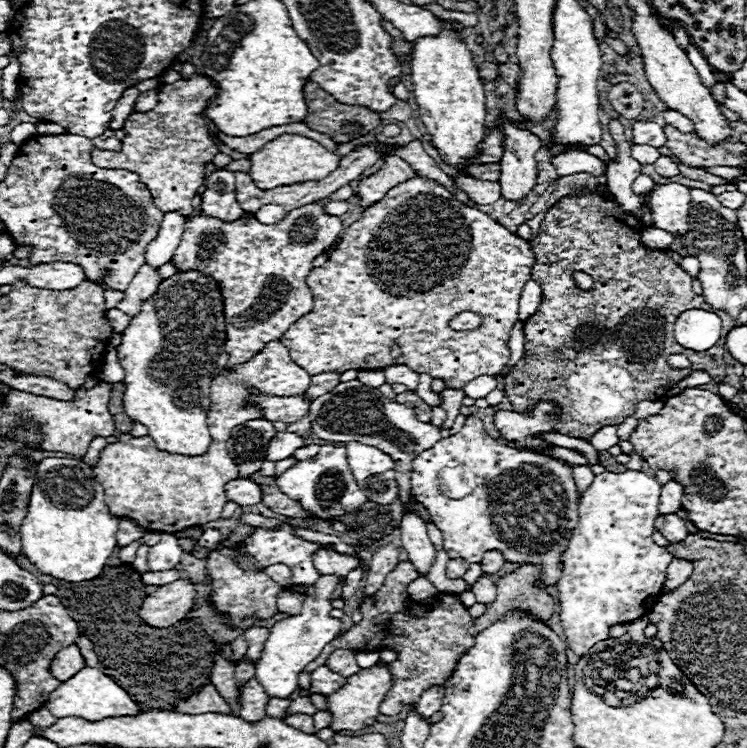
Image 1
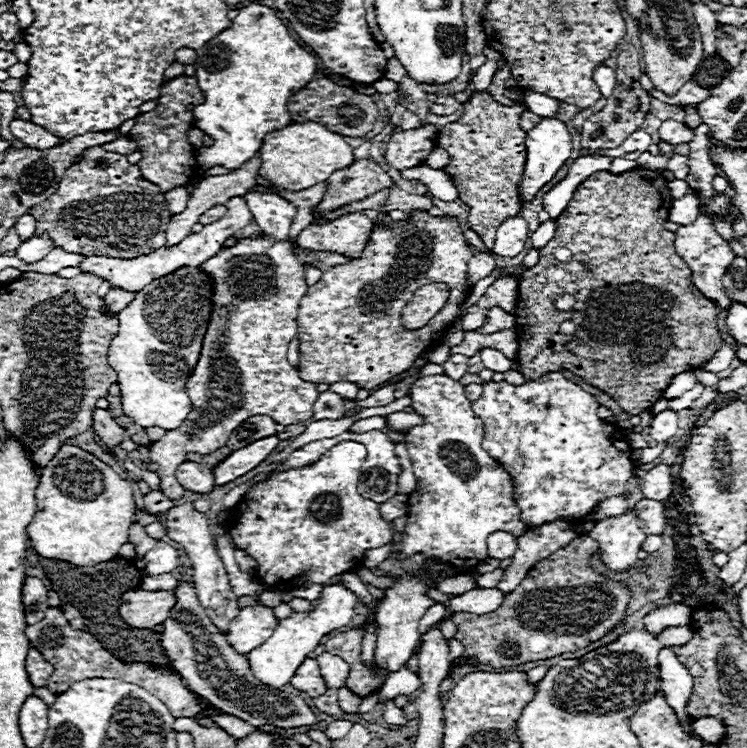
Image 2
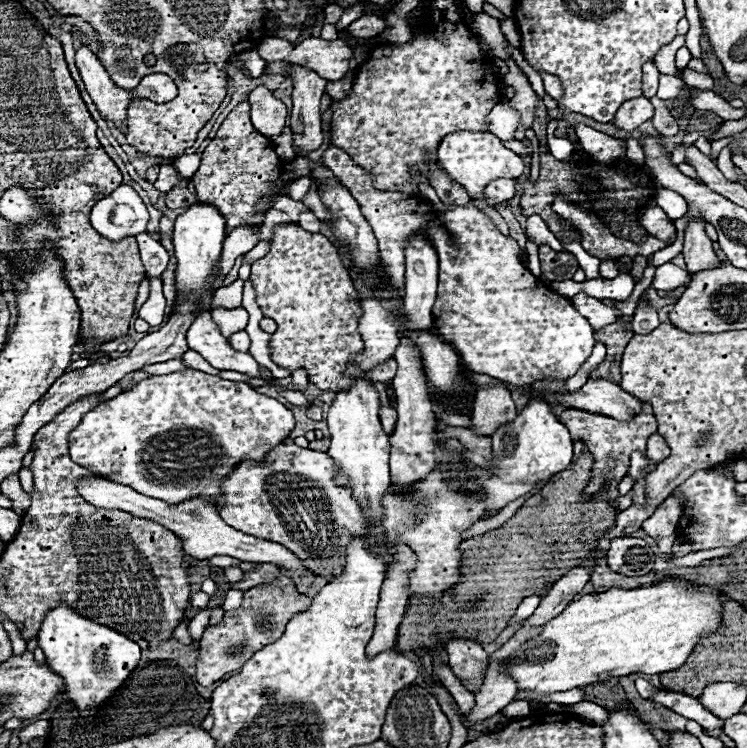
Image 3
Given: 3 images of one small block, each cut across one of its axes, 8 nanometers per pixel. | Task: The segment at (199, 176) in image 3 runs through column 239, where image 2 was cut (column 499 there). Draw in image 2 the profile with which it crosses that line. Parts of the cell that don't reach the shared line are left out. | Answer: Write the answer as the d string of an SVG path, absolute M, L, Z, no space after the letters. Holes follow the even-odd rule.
M476 92L466 104L464 116L440 128L440 136L436 138L436 144L450 154L450 162L442 172L458 190L458 198L470 206L470 216L466 218L468 228L482 238L486 250L494 248L494 236L500 224L516 216L522 206L518 184L526 162L526 132L520 128L520 114L526 110L526 104L502 106L490 94Z

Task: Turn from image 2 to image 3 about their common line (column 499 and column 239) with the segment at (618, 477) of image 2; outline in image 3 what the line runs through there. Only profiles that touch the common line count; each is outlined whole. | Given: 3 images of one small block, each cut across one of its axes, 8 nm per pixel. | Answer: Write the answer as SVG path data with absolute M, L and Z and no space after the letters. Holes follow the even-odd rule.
M188 368L166 376L150 376L148 380L138 382L132 390L102 402L74 428L68 446L76 464L92 468L92 472L100 472L114 482L128 484L140 494L160 498L168 504L204 496L216 504L220 498L220 480L232 472L238 460L262 460L276 444L280 444L280 440L288 438L292 428L294 416L278 400L258 394L244 382L232 382Z

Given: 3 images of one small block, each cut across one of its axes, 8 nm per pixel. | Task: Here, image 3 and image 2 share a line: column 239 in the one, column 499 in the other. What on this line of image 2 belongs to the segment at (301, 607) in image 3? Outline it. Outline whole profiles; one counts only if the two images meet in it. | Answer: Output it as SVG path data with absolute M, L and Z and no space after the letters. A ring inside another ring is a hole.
M578 536L566 548L540 560L520 586L506 594L498 610L480 616L454 612L452 620L458 628L454 638L466 648L462 662L472 658L480 664L504 670L554 658L564 652L576 652L610 634L626 612L630 590L626 584L610 580L590 566L596 548L596 540Z

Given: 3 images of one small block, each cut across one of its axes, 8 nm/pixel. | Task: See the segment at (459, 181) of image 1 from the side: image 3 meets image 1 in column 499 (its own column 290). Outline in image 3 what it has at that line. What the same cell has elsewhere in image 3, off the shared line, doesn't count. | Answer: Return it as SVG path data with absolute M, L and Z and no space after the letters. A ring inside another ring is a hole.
M302 176L302 178L294 180L294 182L288 186L288 194L286 194L286 196L292 198L292 200L302 202L304 196L308 194L308 190L310 190L310 184L312 184L312 180L310 180L308 176Z

